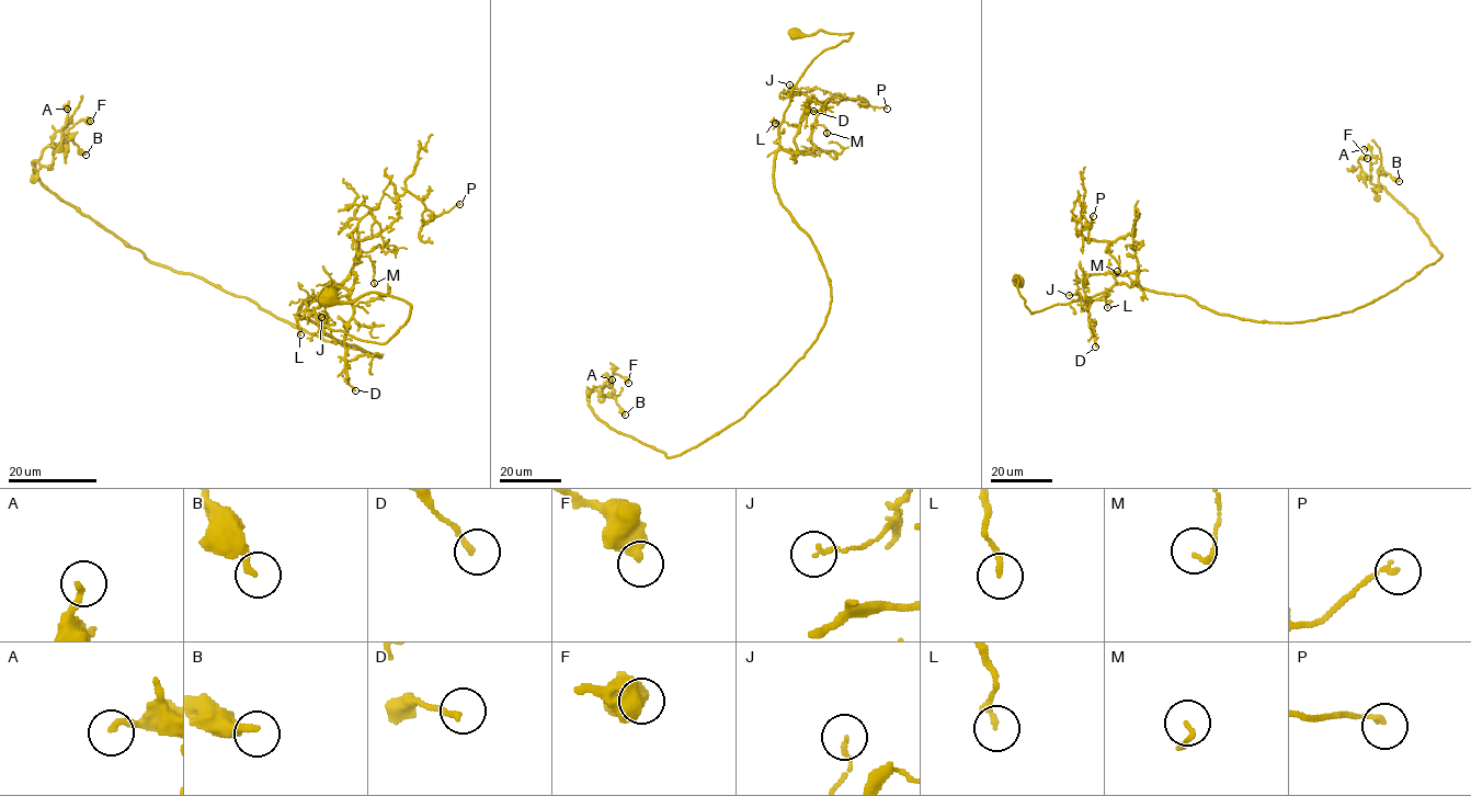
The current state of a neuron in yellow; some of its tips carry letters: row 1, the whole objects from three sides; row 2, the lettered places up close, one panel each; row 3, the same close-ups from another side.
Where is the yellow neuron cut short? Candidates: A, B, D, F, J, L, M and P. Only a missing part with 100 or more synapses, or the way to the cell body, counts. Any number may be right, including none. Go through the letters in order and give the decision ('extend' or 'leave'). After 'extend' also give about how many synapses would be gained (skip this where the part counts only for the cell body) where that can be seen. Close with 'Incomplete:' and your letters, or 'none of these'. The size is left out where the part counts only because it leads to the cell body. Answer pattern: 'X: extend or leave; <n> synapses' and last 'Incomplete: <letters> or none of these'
A: leave
B: leave
D: leave
F: leave
J: leave
L: leave
M: leave
P: leave
Incomplete: none of these

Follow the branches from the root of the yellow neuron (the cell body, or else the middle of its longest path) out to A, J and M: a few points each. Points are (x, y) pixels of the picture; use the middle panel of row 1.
A: (797, 33), (852, 33), (795, 86), (774, 165), (831, 287), (818, 339), (671, 457), (594, 412), (612, 379)
J: (797, 33), (852, 33), (821, 52), (790, 92), (779, 144), (798, 152), (809, 99), (784, 92), (789, 84)
M: (797, 33), (852, 33), (821, 52), (795, 86), (779, 144), (808, 154), (814, 149), (814, 124), (827, 133)

